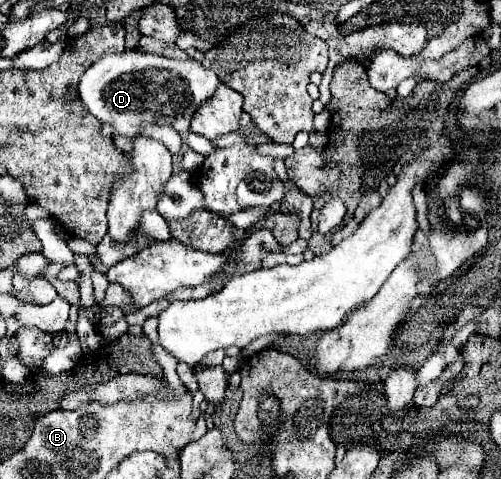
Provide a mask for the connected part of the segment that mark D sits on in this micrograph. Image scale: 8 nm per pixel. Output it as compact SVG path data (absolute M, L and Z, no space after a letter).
M125 49L123 53L105 55L83 73L79 81L79 97L91 115L115 127L115 135L133 139L141 123L157 123L157 125L171 125L181 137L187 137L195 109L215 93L217 83L219 77L213 71L205 69L197 59L177 61L177 59L167 59L163 55L145 53L141 49Z

